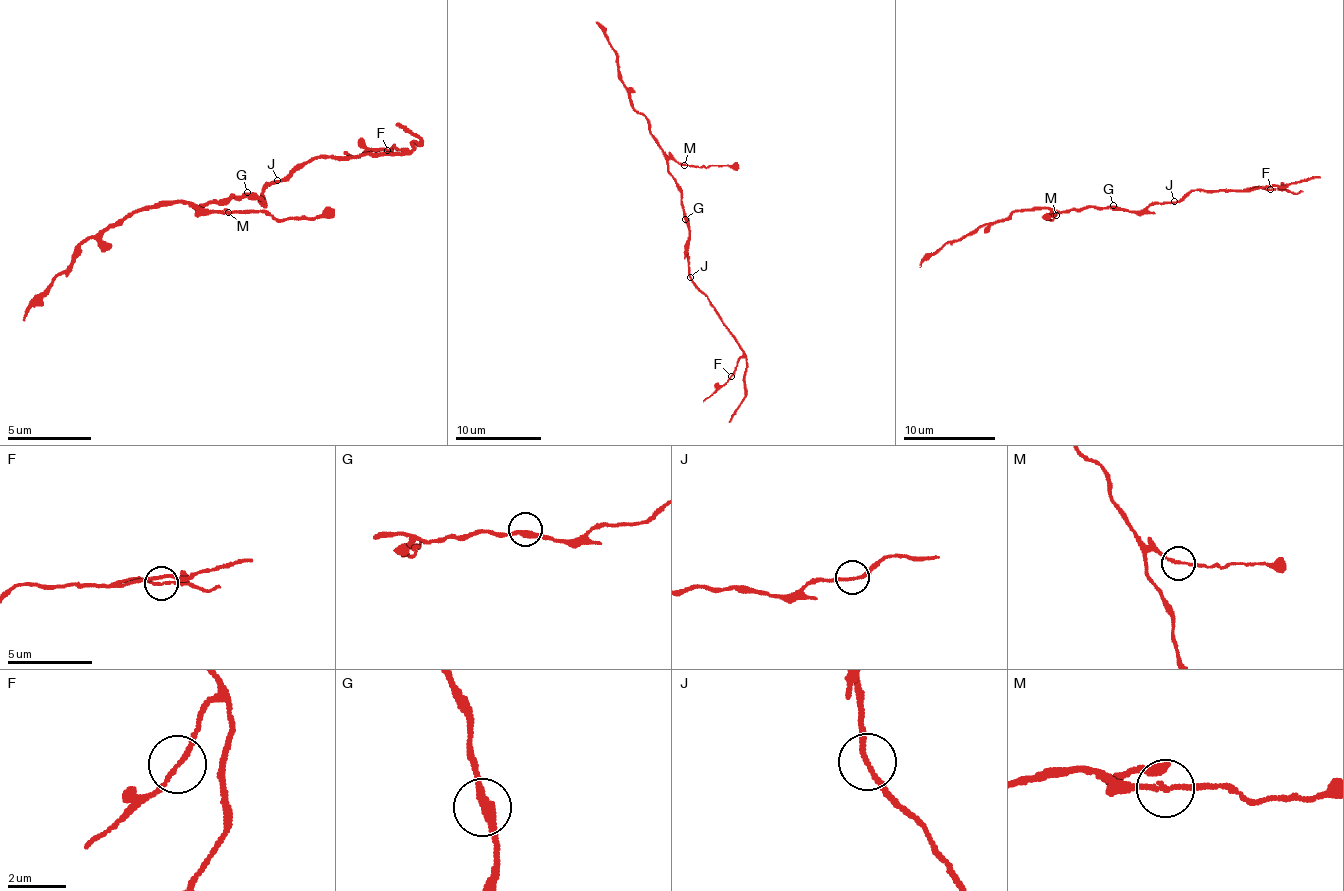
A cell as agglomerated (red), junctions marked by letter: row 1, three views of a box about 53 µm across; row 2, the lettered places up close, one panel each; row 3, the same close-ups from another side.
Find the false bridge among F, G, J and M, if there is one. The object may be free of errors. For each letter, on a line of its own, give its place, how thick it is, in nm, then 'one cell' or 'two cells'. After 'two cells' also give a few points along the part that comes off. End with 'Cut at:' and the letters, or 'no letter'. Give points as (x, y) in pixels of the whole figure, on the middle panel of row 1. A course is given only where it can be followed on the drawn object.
F: (731, 376) | 140 nm | one cell
G: (685, 219) | 320 nm | one cell
J: (690, 277) | 170 nm | one cell
M: (684, 165) | 150 nm | one cell
Cut at: no letter

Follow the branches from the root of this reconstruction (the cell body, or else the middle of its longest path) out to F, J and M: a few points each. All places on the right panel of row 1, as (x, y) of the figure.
F: (1111, 208), (1144, 210), (1156, 203), (1180, 201), (1193, 190), (1270, 189)
J: (1111, 208), (1144, 210), (1156, 203), (1174, 201)
M: (1111, 208), (1051, 212), (1056, 214)

